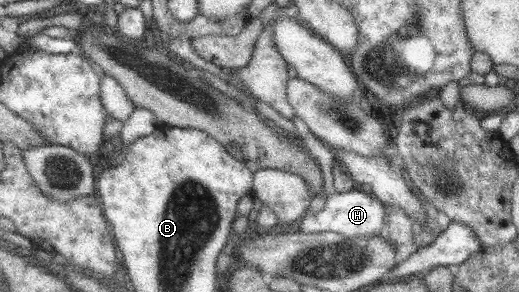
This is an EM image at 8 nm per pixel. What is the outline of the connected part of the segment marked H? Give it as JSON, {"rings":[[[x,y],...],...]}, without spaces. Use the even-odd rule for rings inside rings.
{"rings":[[[352,189],[350,192],[337,192],[326,197],[324,209],[317,213],[308,213],[298,224],[298,230],[304,233],[338,232],[347,238],[366,238],[367,236],[386,235],[386,206],[373,194]]]}

